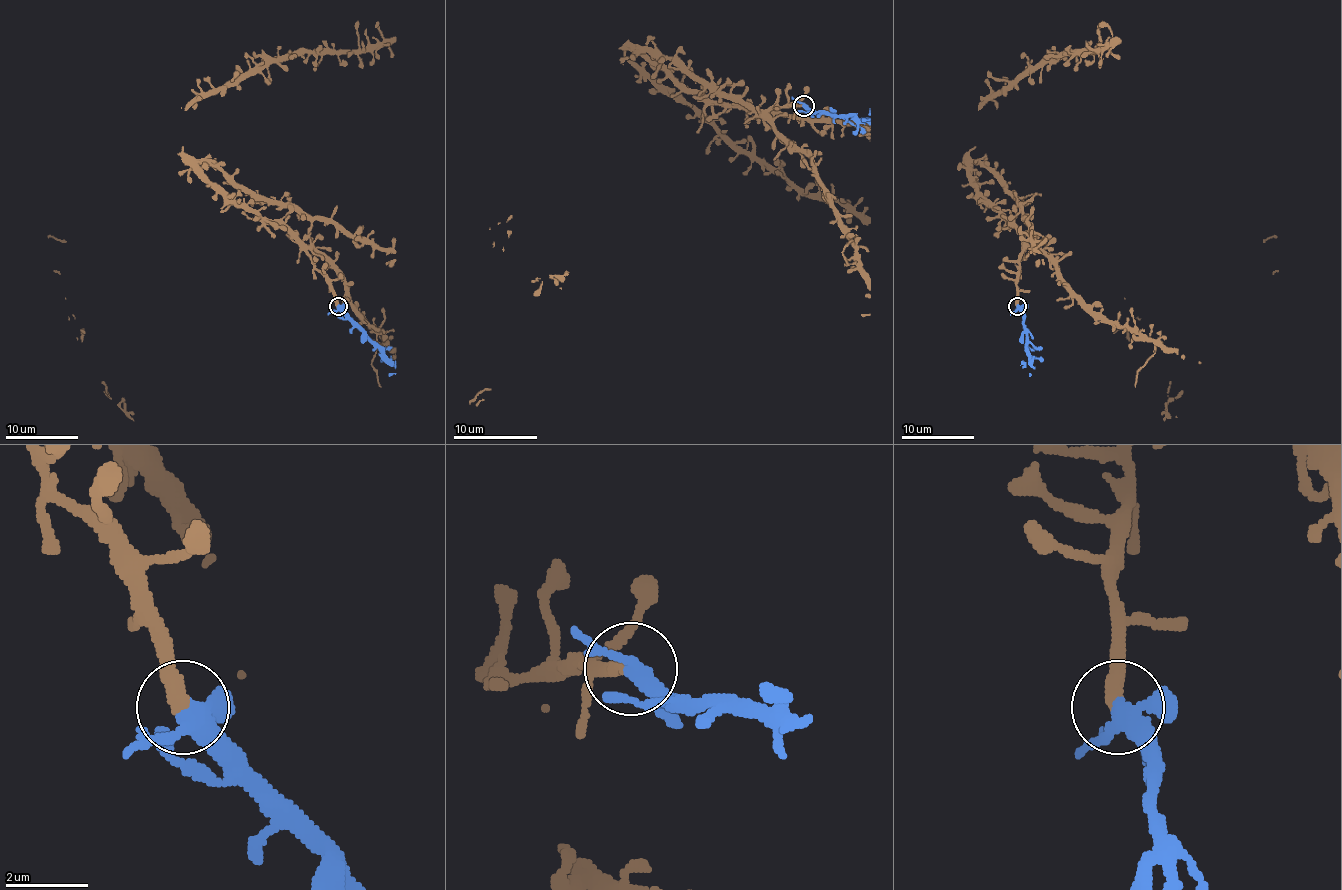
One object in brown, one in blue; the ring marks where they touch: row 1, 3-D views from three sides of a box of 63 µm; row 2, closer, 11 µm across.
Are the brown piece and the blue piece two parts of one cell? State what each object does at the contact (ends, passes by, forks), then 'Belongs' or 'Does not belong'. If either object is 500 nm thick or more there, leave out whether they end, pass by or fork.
At the ring brown ends. At the ring blue forks. Belongs

